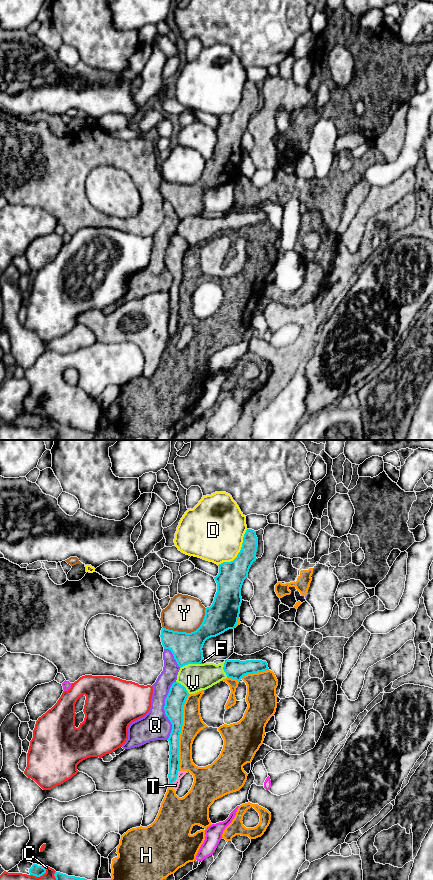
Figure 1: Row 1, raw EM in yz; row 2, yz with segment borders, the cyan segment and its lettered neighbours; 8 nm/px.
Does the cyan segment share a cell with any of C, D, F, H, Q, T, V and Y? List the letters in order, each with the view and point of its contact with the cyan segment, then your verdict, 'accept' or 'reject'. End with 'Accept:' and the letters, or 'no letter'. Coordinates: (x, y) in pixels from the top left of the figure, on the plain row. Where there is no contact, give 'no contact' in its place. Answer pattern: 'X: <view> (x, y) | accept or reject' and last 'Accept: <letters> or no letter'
C: yz (39, 428) | reject
D: yz (239, 104) | reject
F: yz (201, 213) | reject
H: yz (180, 284) | reject
Q: yz (164, 261) | reject
T: yz (176, 330) | reject
V: yz (189, 215) | accept
Y: yz (191, 184) | reject
Accept: V

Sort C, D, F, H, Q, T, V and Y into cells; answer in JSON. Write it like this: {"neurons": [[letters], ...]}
{"neurons": [["C"], ["D"], ["F"], ["H", "T"], ["Q"], ["V"], ["Y"]]}

